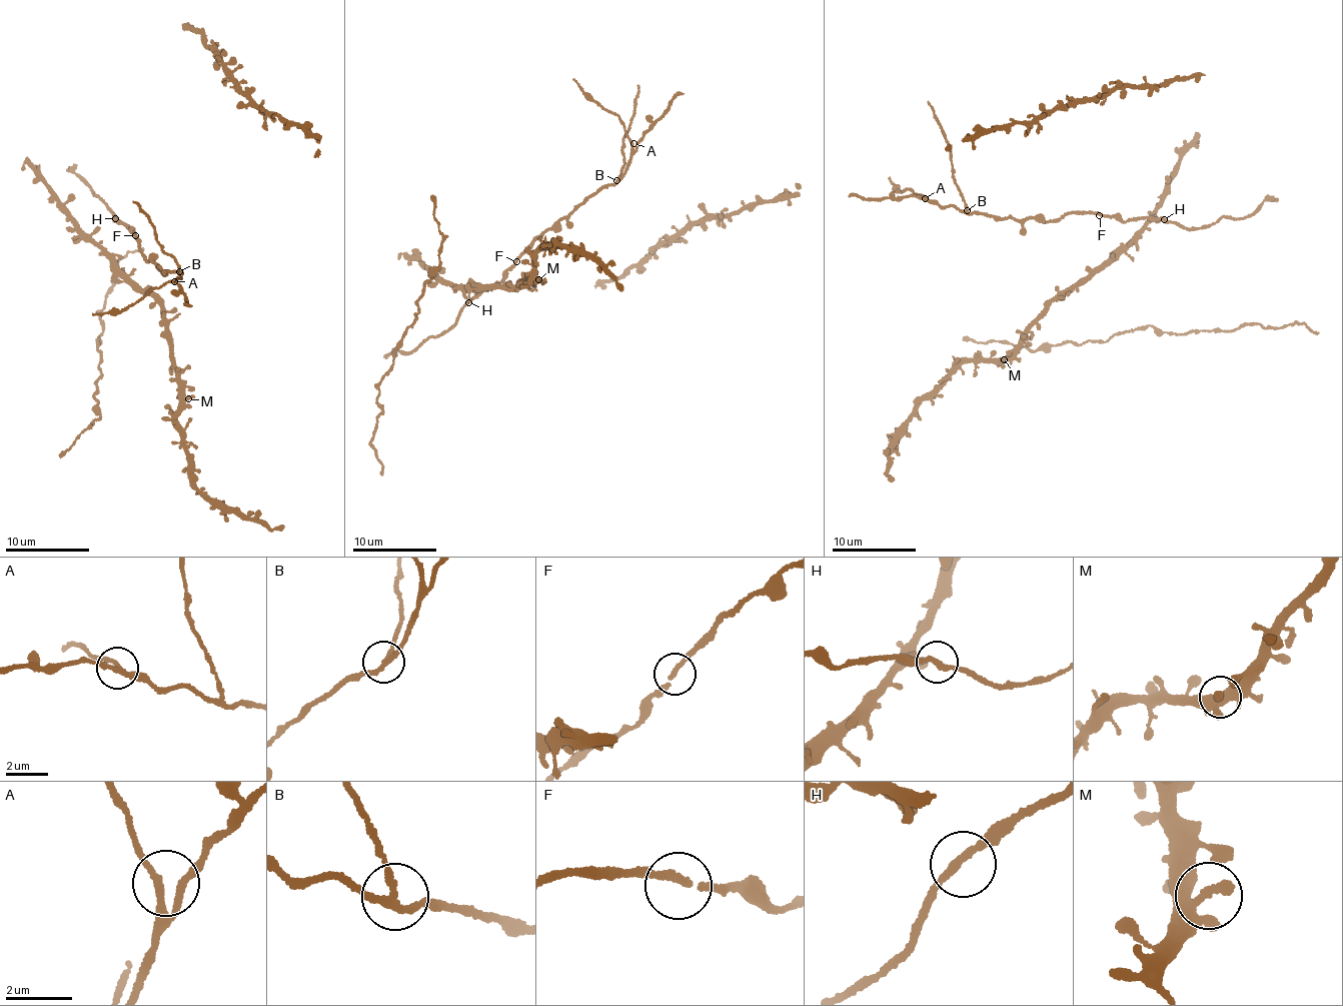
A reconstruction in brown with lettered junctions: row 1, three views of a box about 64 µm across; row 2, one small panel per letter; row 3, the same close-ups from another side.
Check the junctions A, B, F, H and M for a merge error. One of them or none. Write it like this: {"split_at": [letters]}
{"split_at": ["B"]}

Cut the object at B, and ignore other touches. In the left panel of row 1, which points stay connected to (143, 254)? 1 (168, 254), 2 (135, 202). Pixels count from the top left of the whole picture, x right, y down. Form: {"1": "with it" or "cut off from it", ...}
{"1": "cut off from it", "2": "cut off from it"}

